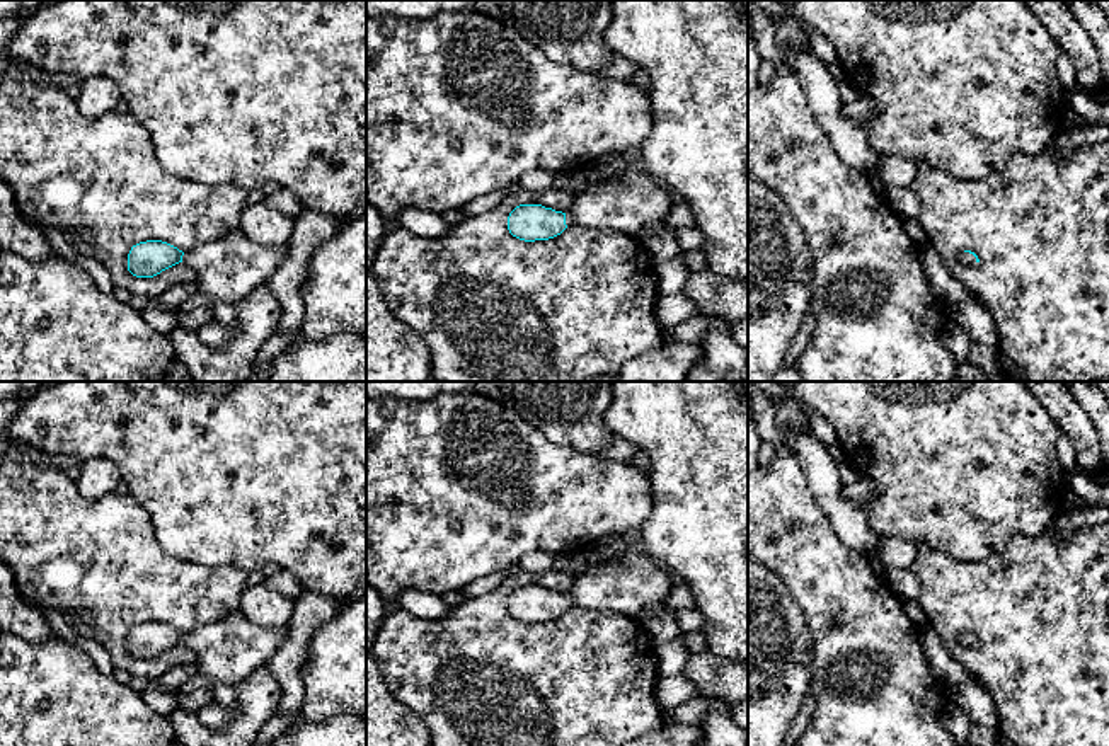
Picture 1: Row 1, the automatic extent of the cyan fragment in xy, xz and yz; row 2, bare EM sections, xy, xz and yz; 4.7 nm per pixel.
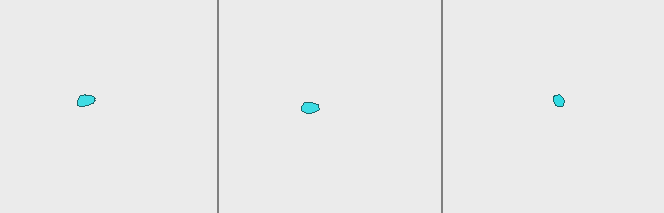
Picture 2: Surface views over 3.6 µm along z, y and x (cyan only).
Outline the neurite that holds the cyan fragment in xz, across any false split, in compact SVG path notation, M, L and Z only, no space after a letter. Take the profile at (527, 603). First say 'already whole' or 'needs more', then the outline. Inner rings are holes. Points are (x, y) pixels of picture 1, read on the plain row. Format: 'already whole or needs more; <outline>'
needs more; M625 552L591 564L566 594L542 586L516 588L508 611L525 623L554 620L572 606L634 618L639 610L664 603L676 582L678 577L646 552Z

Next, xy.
needs more; M237 611L189 634L162 622L140 623L128 635L128 652L136 659L153 659L179 644L194 651L198 673L174 695L174 702L182 710L199 712L215 700L215 683L235 688L269 661L286 635L288 627L259 627Z

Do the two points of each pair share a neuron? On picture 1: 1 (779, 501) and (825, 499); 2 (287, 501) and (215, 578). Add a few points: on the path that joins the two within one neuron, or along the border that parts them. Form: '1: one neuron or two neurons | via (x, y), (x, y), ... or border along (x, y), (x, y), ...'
1: two neurons | border along (799, 464), (815, 503), (827, 515), (837, 533)
2: two neurons | border along (188, 561), (234, 566), (247, 573)

